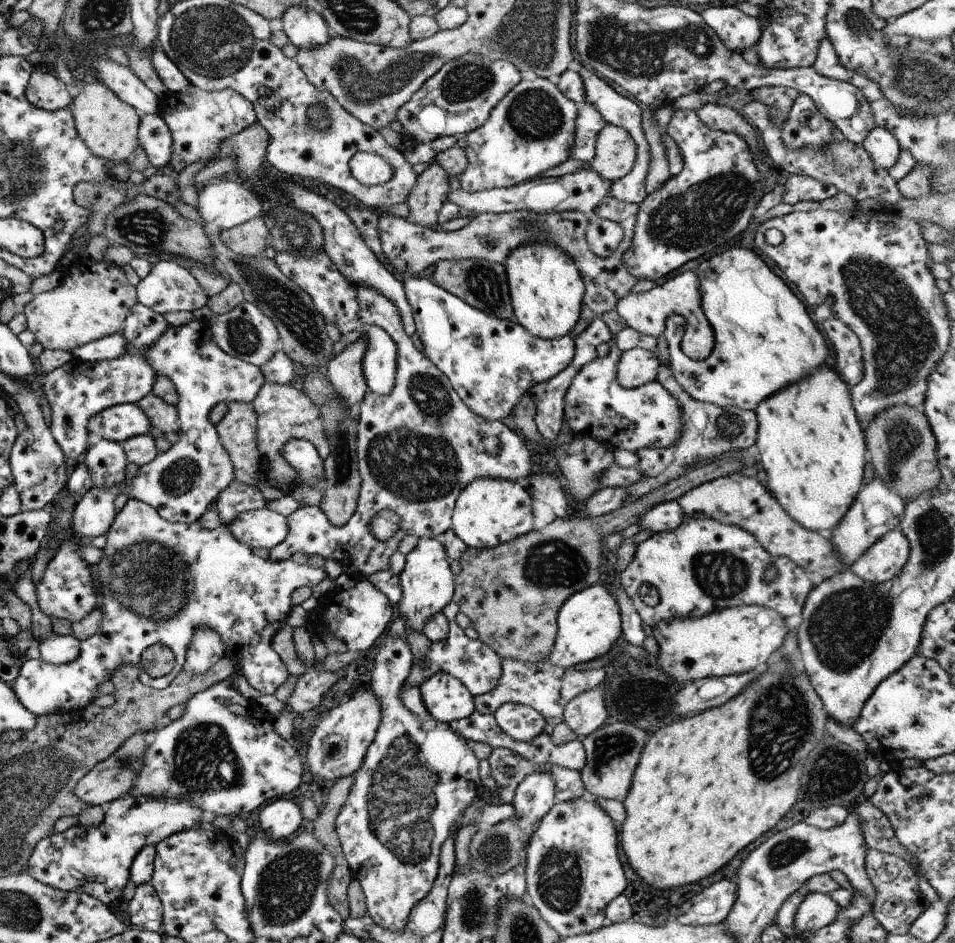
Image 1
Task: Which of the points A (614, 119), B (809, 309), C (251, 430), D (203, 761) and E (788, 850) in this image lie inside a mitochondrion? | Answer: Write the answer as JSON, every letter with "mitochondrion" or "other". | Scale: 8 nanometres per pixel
{"A":"other","B":"other","C":"other","D":"mitochondrion","E":"mitochondrion"}

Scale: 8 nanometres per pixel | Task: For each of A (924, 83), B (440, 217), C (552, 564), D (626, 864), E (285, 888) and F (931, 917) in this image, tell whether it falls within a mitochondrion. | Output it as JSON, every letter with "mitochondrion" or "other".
{"A":"mitochondrion","B":"other","C":"mitochondrion","D":"other","E":"mitochondrion","F":"other"}

